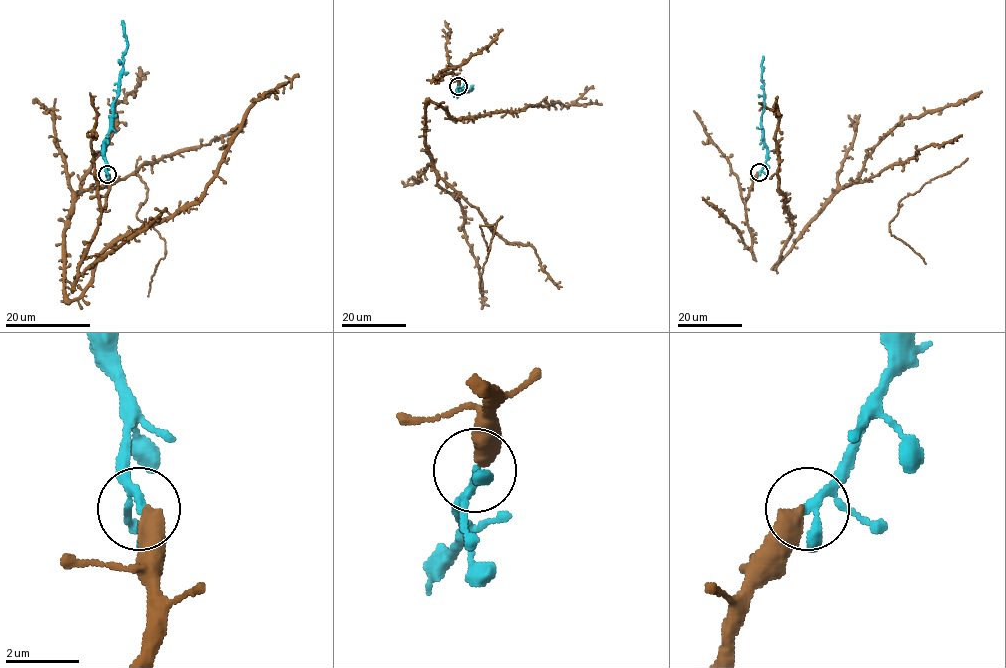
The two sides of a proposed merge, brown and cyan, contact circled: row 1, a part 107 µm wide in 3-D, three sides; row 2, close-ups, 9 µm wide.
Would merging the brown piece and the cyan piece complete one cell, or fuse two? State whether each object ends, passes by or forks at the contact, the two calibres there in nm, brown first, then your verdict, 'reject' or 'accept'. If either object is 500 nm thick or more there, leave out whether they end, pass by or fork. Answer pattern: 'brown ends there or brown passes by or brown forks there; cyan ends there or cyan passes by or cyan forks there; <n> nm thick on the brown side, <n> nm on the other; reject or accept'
brown ends there; cyan forks there; 480 nm thick on the brown side, 180 nm on the other; accept

